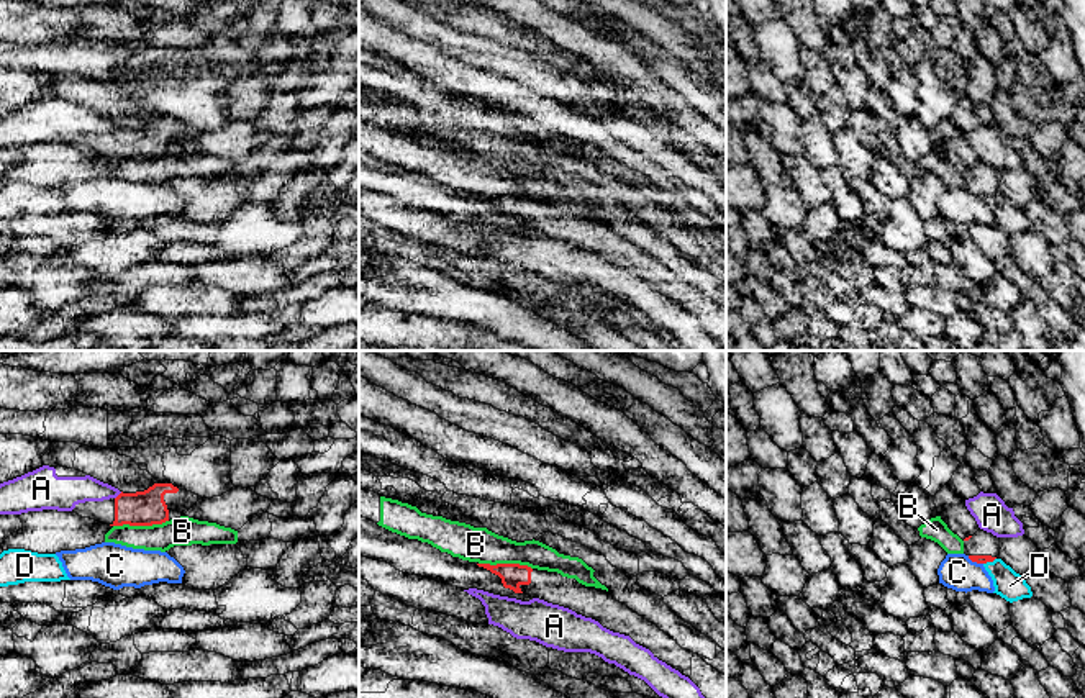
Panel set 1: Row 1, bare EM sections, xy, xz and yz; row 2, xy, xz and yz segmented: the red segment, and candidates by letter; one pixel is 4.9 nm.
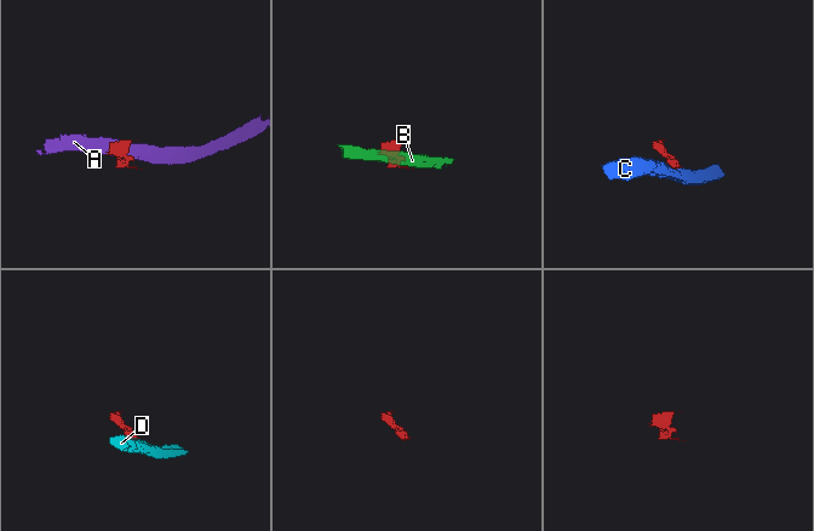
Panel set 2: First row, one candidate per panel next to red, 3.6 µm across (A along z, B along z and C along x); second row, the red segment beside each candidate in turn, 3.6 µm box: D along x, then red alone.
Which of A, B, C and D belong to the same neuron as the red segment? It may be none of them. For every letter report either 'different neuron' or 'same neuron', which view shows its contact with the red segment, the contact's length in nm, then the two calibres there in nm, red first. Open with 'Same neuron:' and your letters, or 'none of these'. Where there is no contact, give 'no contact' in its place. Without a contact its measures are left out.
Same neuron: none of these
A: different neuron; meets red in xy; contact 50 nm long; 180 nm thick on the red side, 150 nm on the other
B: different neuron; meets red in xy; contact 280 nm long; 180 nm thick on the red side, 140 nm on the other
C: different neuron; meets red in yz; contact 90 nm long; 50 nm thick on the red side, 170 nm on the other
D: different neuron; meets red in yz; contact 70 nm long; 50 nm thick on the red side, 140 nm on the other

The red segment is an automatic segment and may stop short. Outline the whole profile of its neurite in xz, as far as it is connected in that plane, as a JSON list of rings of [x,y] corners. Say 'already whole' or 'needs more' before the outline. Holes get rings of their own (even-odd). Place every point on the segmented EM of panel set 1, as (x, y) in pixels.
needs more; [[[477,564],[502,578],[505,588],[559,605],[598,621],[603,628],[629,636],[654,657],[688,677],[705,698],[726,698],[726,675],[708,665],[698,654],[682,649],[661,631],[606,590],[585,587],[557,572],[538,570],[520,564]]]

